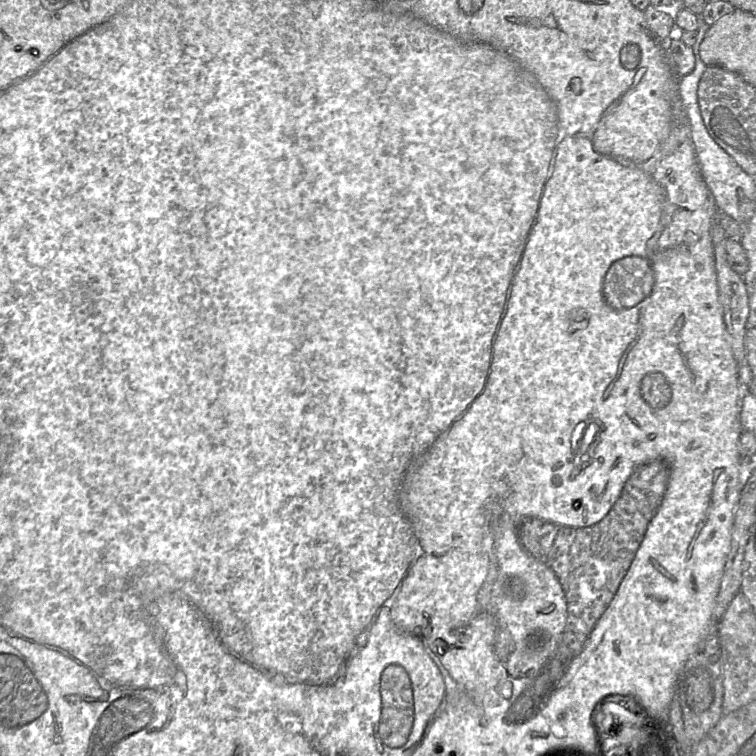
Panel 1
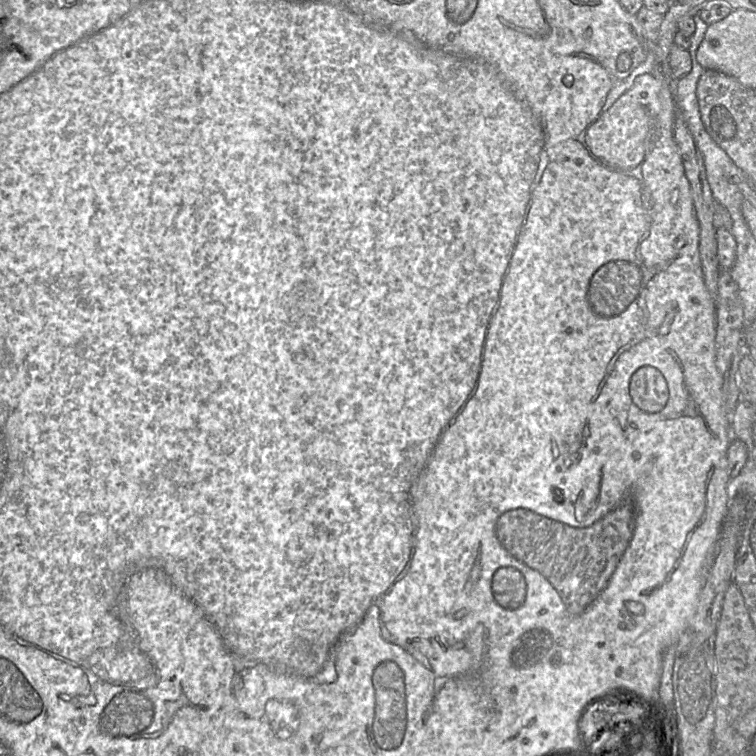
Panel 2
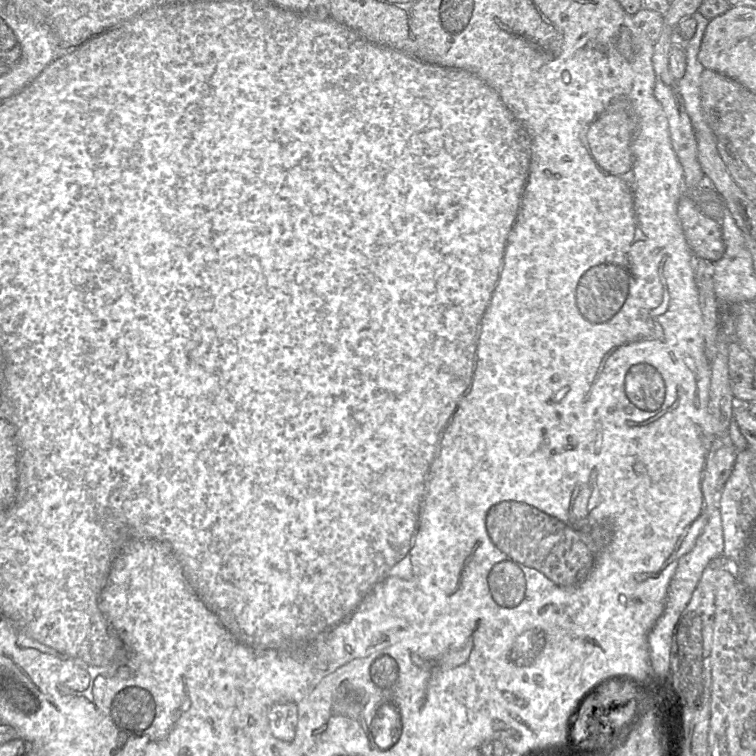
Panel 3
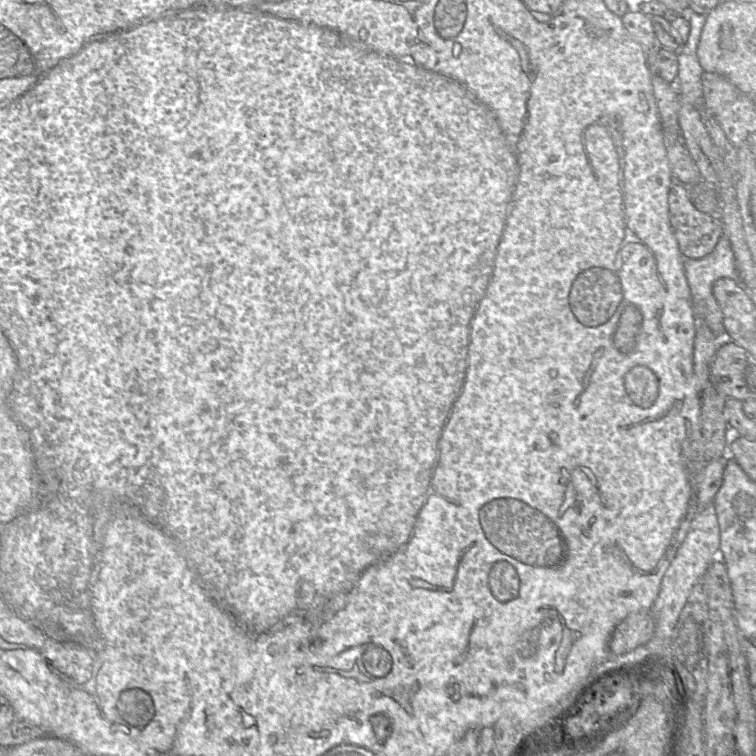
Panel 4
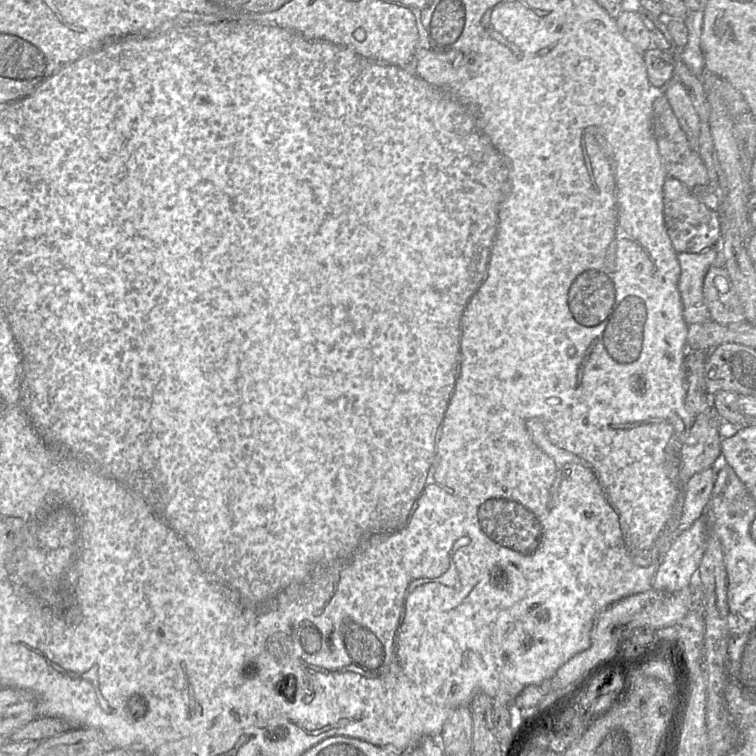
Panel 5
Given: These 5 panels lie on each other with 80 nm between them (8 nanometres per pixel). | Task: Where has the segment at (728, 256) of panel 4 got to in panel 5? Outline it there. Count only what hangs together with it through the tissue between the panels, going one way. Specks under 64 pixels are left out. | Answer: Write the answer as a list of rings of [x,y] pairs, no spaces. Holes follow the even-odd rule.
[[[717,246],[700,253],[681,252],[676,255],[681,269],[678,290],[683,304],[684,320],[688,325],[712,320],[702,288],[709,268],[720,263]]]

